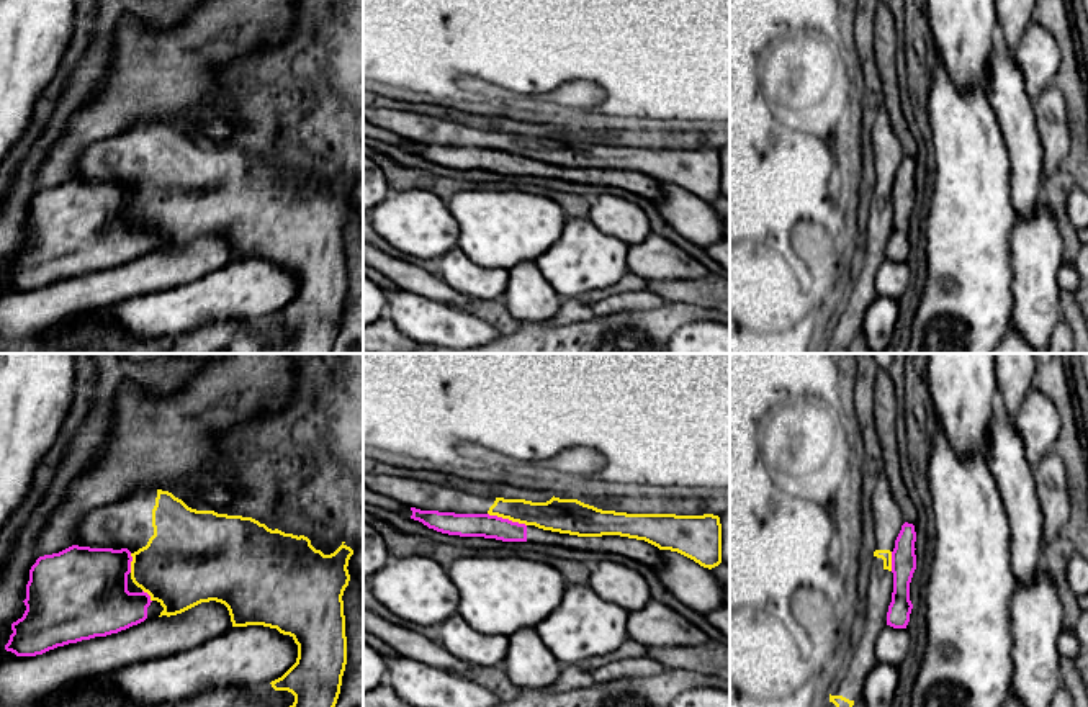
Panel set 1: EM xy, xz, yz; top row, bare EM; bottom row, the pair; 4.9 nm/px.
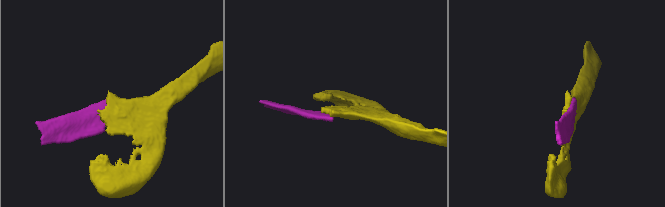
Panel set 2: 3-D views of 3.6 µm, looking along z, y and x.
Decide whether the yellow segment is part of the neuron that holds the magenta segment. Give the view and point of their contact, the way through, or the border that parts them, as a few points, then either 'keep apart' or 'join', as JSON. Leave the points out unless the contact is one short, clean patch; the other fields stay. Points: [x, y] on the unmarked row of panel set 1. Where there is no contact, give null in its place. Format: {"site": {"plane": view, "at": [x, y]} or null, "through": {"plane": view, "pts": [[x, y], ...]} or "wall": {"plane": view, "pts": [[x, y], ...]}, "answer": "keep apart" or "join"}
{"site": {"plane": "xz", "at": [508, 153]}, "wall": {"plane": "xz", "pts": [[488, 146], [526, 159]]}, "answer": "keep apart"}

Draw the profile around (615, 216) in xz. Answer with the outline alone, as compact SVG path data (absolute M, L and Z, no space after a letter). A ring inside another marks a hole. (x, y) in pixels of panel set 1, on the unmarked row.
M602 195L592 200L589 221L599 231L628 245L638 244L651 234L646 211L614 195Z

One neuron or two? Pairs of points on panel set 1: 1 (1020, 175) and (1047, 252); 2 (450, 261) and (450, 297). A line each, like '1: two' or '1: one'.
1: two
2: two

